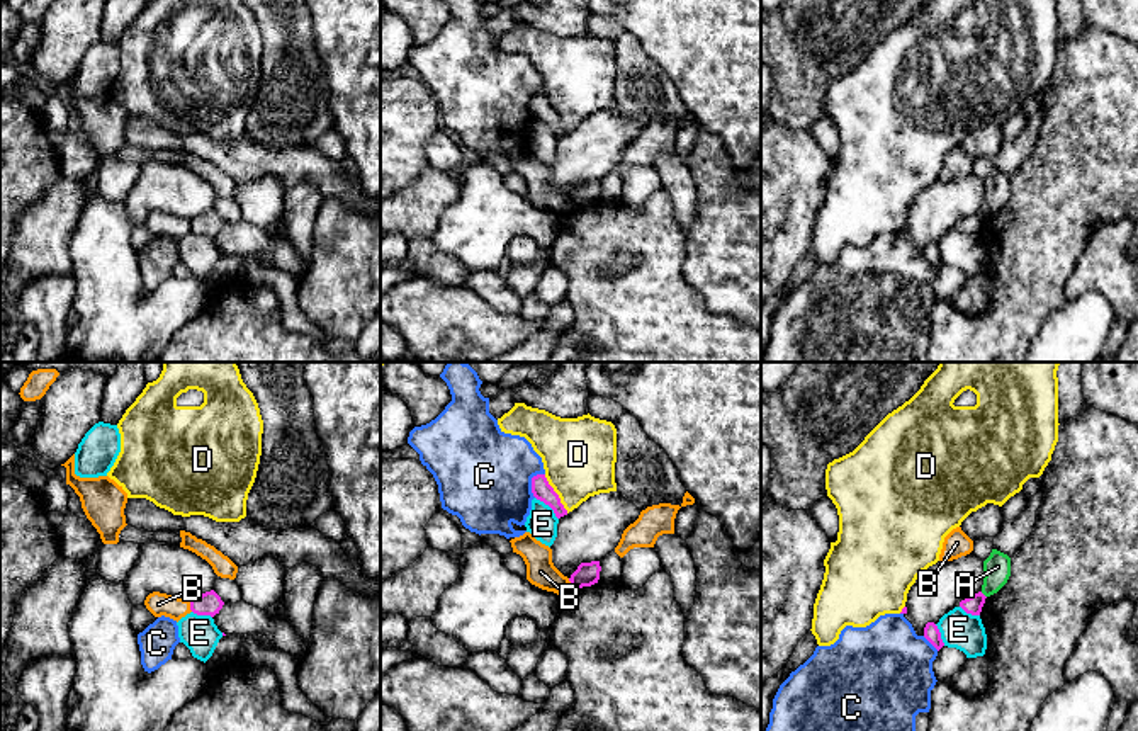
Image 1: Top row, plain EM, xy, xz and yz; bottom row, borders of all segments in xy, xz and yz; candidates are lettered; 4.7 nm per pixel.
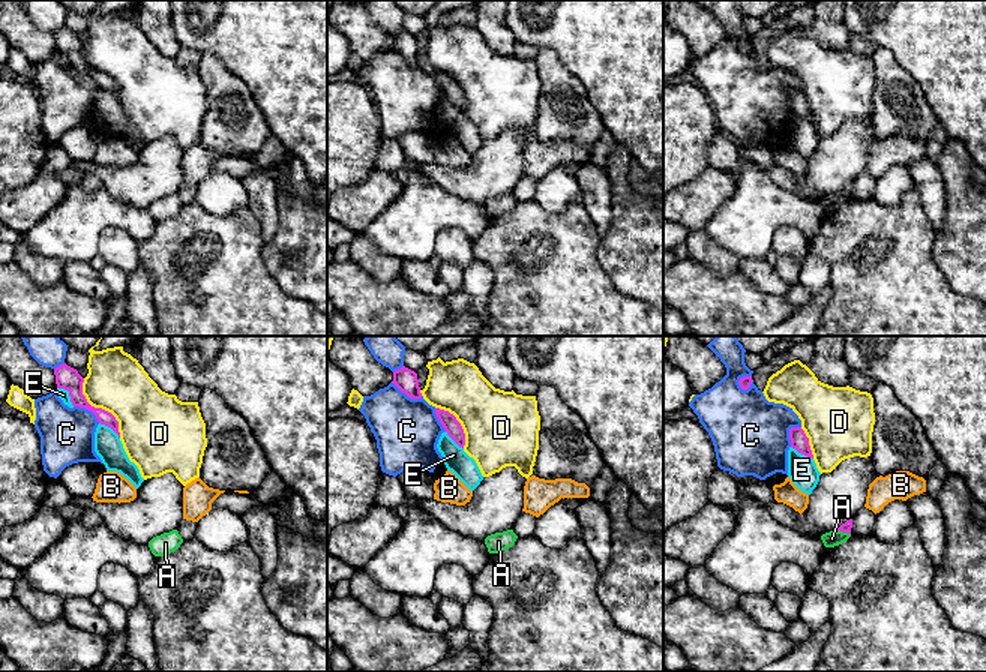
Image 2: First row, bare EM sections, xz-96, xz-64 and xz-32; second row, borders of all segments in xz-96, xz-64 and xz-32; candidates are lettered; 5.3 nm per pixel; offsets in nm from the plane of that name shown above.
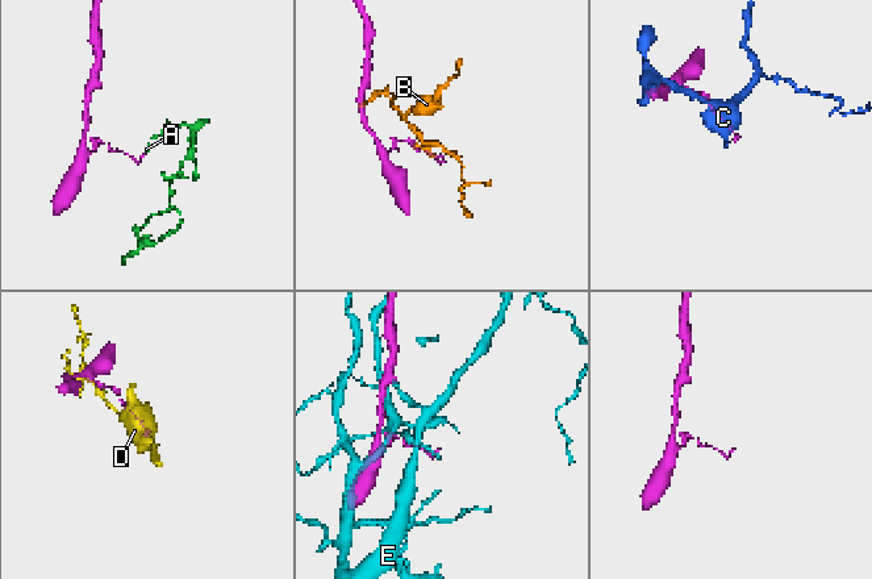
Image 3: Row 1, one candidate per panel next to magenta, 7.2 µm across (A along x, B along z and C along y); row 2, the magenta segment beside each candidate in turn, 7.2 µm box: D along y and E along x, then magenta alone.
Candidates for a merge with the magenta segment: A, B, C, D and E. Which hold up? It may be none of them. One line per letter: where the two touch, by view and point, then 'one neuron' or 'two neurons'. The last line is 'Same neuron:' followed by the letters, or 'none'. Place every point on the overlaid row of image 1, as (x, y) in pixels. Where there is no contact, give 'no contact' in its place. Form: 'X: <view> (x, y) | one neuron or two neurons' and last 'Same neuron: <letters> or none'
A: yz (984, 595) | two neurons
B: xy (191, 606) | two neurons
C: xz (532, 481) | two neurons
D: xz (556, 493) | two neurons
E: xz (549, 505) | two neurons
Same neuron: none

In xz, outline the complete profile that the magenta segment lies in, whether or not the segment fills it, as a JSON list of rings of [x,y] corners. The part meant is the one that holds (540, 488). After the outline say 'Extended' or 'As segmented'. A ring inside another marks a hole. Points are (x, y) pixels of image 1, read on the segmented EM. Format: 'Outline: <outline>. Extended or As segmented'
Outline: [[[537,474],[537,476],[532,478],[532,493],[533,493],[533,496],[537,500],[540,500],[545,505],[549,505],[554,510],[557,518],[567,515],[567,510],[561,503],[559,495],[549,484],[545,474]]]. As segmented

